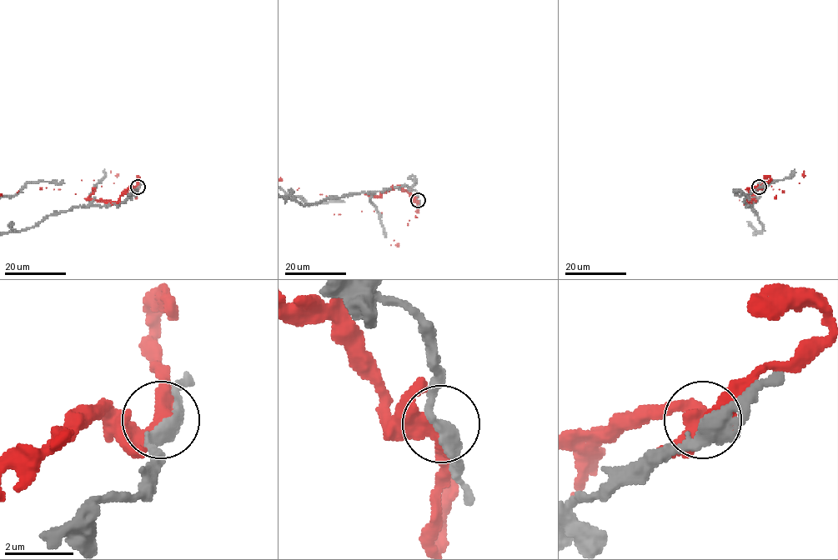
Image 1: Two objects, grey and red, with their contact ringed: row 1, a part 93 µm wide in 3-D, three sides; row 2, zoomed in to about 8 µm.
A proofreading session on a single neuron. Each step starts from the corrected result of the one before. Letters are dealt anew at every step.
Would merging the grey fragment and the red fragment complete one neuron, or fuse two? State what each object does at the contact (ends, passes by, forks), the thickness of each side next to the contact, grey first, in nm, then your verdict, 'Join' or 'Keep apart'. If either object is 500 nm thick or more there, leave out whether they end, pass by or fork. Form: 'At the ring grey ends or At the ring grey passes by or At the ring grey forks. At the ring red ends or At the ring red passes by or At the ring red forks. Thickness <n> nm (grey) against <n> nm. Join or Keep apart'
At the ring grey passes by. At the ring red passes by. Thickness 360 nm (grey) against 480 nm. Keep apart

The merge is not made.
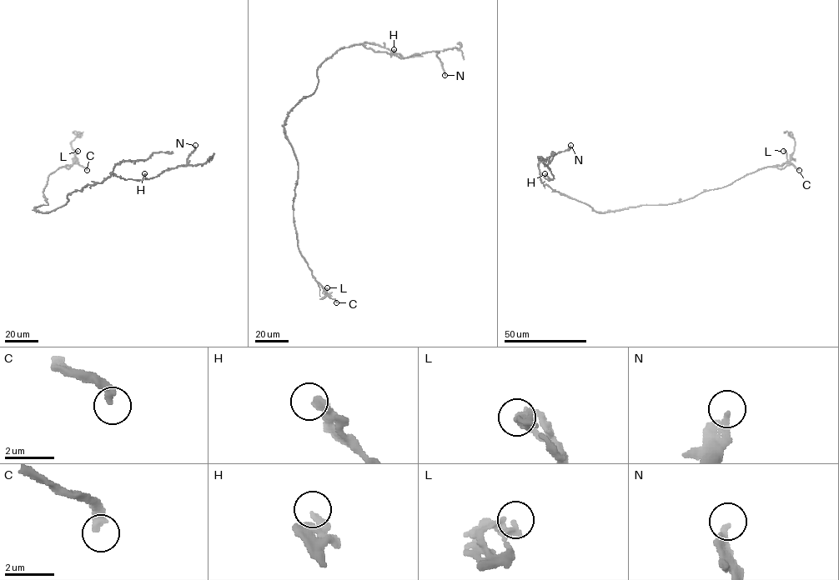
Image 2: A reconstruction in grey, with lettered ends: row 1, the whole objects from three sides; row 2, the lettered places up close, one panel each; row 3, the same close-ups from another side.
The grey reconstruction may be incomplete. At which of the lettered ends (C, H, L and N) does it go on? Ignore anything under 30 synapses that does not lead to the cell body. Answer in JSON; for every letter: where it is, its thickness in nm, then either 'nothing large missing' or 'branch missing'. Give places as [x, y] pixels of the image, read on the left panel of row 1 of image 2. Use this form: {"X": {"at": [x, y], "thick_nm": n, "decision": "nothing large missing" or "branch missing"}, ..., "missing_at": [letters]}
{"C": {"at": [87, 170], "thick_nm": 320, "decision": "branch missing"}, "H": {"at": [144, 173], "thick_nm": 360, "decision": "nothing large missing"}, "L": {"at": [77, 151], "thick_nm": 280, "decision": "nothing large missing"}, "N": {"at": [195, 145], "thick_nm": 280, "decision": "nothing large missing"}, "missing_at": ["C"]}

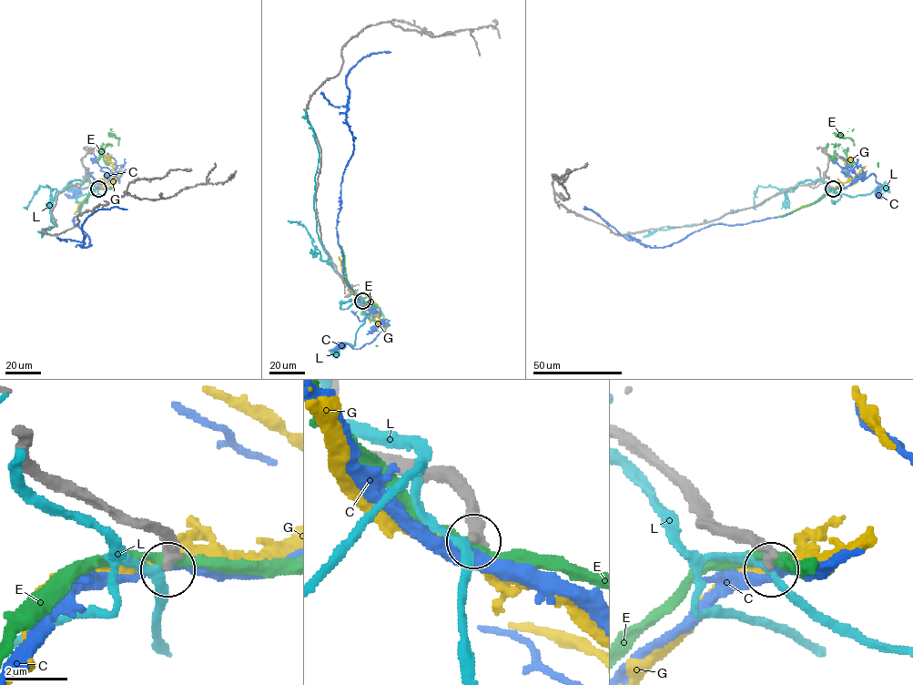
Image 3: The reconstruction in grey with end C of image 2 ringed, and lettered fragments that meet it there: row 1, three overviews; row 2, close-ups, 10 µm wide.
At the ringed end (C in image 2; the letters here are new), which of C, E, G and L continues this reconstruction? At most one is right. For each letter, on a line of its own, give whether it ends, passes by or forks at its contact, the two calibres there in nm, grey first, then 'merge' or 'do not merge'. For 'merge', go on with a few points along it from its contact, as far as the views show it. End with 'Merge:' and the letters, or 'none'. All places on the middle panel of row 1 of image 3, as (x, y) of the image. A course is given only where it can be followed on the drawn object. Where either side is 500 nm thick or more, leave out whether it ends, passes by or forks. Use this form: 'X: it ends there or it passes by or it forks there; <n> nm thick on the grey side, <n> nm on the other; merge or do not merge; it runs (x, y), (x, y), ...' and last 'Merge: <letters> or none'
C: it passes by; 360 nm thick on the grey side, 360 nm on the other; do not merge
E: it passes by; 420 nm thick on the grey side, 360 nm on the other; do not merge
G: it passes by; 400 nm thick on the grey side, 300 nm on the other; do not merge
L: it passes by; 360 nm thick on the grey side, 280 nm on the other; do not merge
Merge: none

